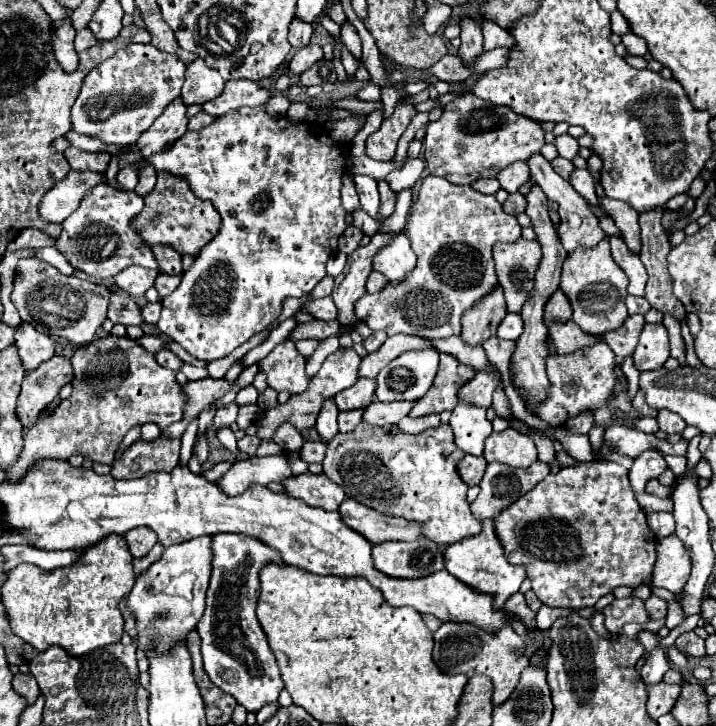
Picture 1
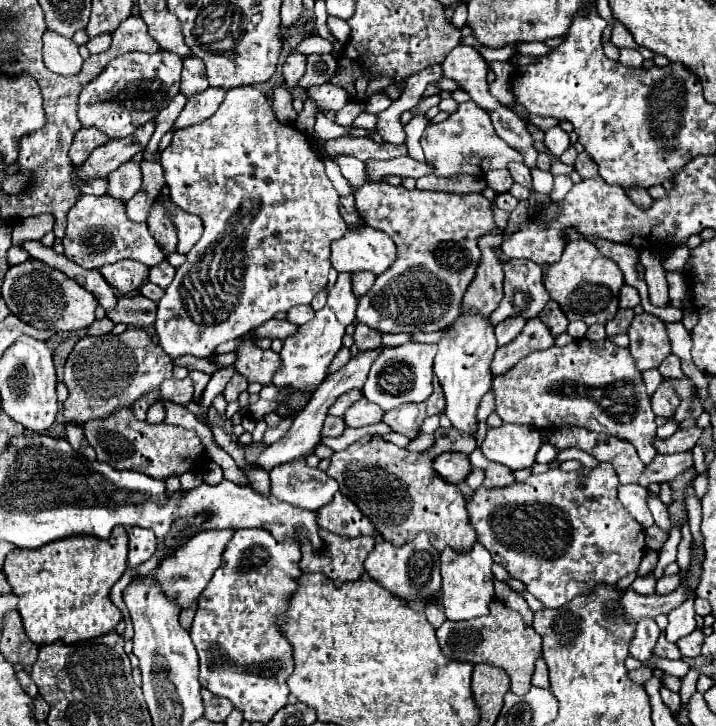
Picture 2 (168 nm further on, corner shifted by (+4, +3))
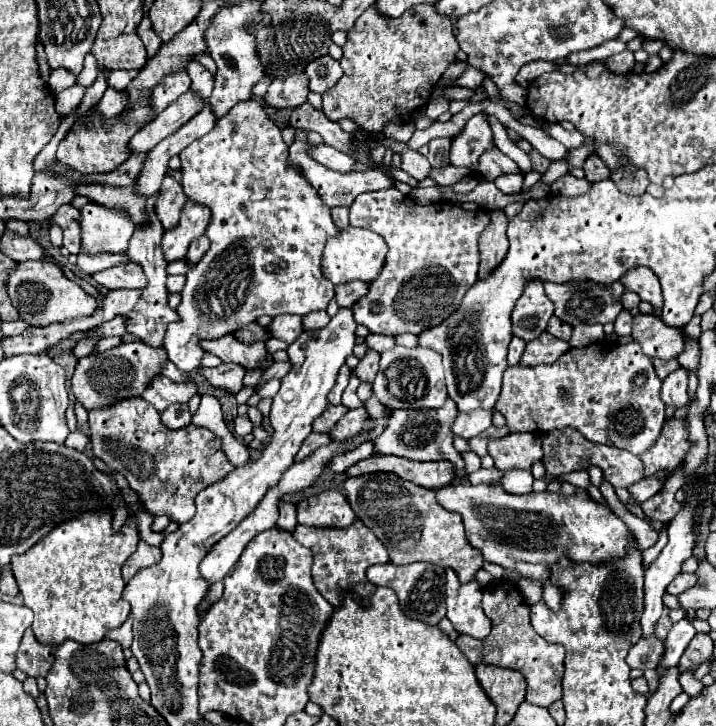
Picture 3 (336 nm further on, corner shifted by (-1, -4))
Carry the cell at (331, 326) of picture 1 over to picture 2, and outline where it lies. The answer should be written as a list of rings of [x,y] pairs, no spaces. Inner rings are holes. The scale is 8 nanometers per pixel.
[[[268,320],[264,322],[260,328],[254,330],[254,336],[256,338],[280,338],[280,340],[286,340],[288,336],[292,336],[292,332],[296,332],[298,324],[292,324],[288,320]]]

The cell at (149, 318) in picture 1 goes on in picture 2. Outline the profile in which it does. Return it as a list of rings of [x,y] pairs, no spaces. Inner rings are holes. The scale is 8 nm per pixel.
[[[128,294],[120,298],[120,304],[106,314],[114,322],[124,322],[128,326],[144,328],[152,326],[156,320],[156,302],[144,298],[142,294]]]

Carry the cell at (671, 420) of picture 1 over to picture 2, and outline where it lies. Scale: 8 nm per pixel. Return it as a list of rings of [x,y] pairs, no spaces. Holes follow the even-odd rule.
[[[660,384],[660,388],[652,394],[652,410],[656,416],[672,420],[678,404],[680,398],[674,394],[674,390],[668,384]]]

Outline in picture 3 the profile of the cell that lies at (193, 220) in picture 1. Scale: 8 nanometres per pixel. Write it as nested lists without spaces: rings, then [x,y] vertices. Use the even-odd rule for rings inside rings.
[[[203,235],[203,237],[197,237],[191,241],[189,245],[189,251],[187,251],[187,261],[193,265],[197,263],[197,259],[201,259],[201,255],[205,255],[205,251],[209,249],[209,239]]]

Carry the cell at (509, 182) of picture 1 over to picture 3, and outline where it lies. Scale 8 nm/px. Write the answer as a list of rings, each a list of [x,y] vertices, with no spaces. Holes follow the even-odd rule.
[[[515,173],[515,175],[501,175],[495,179],[495,185],[499,191],[503,193],[519,193],[523,187],[523,173]]]

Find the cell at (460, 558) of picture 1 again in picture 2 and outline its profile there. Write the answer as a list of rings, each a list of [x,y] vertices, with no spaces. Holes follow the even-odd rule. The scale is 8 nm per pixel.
[[[476,540],[476,544],[468,552],[456,552],[454,548],[444,548],[442,552],[442,594],[440,602],[448,620],[470,620],[478,616],[486,616],[488,606],[496,600],[494,594],[494,574],[492,574],[492,556],[490,552]]]

